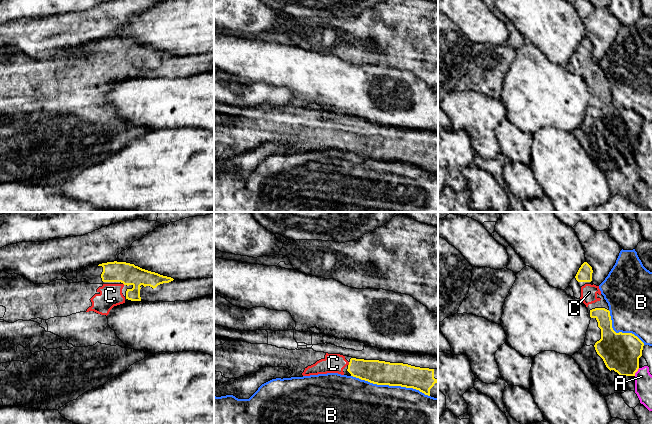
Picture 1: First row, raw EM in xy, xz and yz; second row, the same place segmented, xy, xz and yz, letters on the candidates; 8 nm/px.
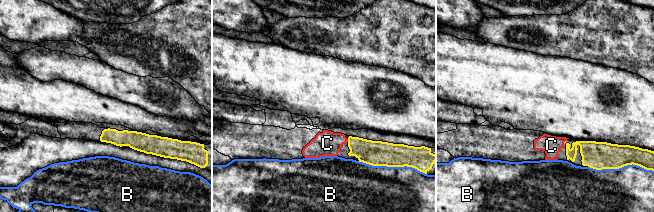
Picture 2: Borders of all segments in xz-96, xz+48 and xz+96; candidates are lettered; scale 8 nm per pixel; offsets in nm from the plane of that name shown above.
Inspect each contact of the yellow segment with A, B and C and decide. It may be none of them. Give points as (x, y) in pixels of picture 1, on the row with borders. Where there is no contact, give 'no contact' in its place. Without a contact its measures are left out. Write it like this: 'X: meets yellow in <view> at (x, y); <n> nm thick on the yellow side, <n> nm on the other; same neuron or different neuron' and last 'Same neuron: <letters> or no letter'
A: meets yellow in yz at (636, 371); 300 nm thick on the yellow side, 140 nm on the other; different neuron
B: meets yellow in xz at (390, 385); 190 nm thick on the yellow side, 340 nm on the other; different neuron
C: meets yellow in xz at (349, 364); 190 nm thick on the yellow side, 160 nm on the other; same neuron
Same neuron: C

